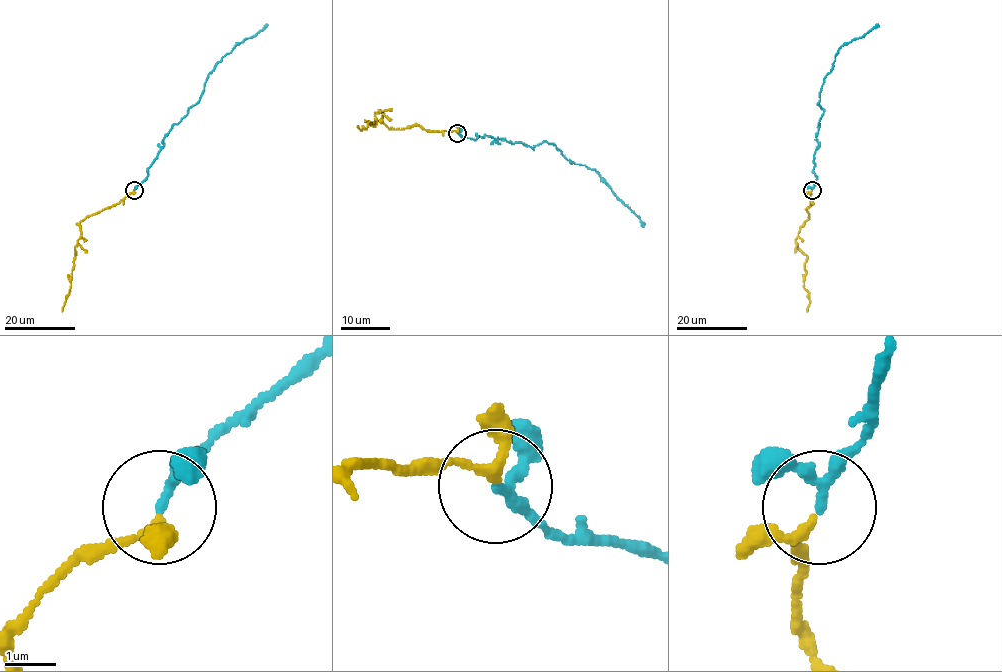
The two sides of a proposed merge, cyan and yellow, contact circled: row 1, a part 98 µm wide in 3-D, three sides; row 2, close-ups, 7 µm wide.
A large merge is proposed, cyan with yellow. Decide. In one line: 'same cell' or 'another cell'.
same cell

